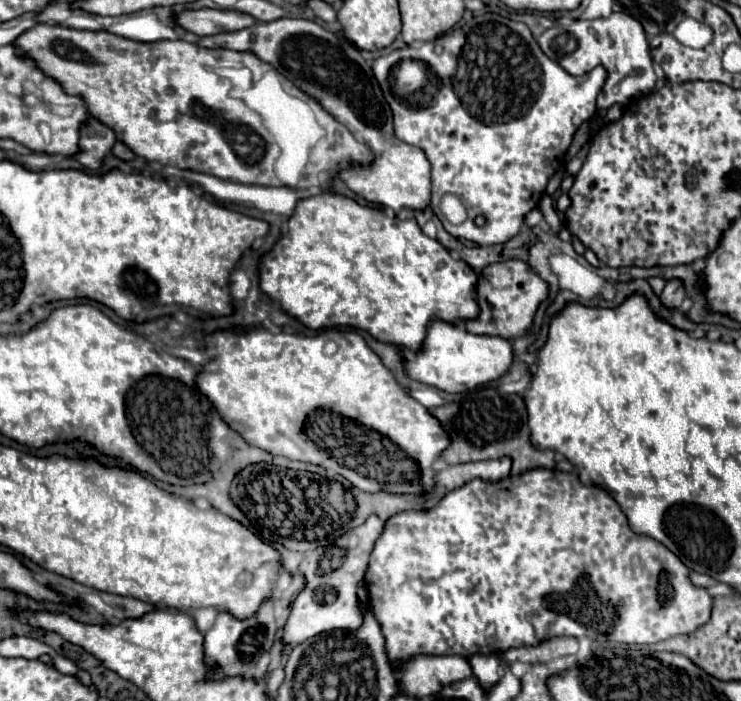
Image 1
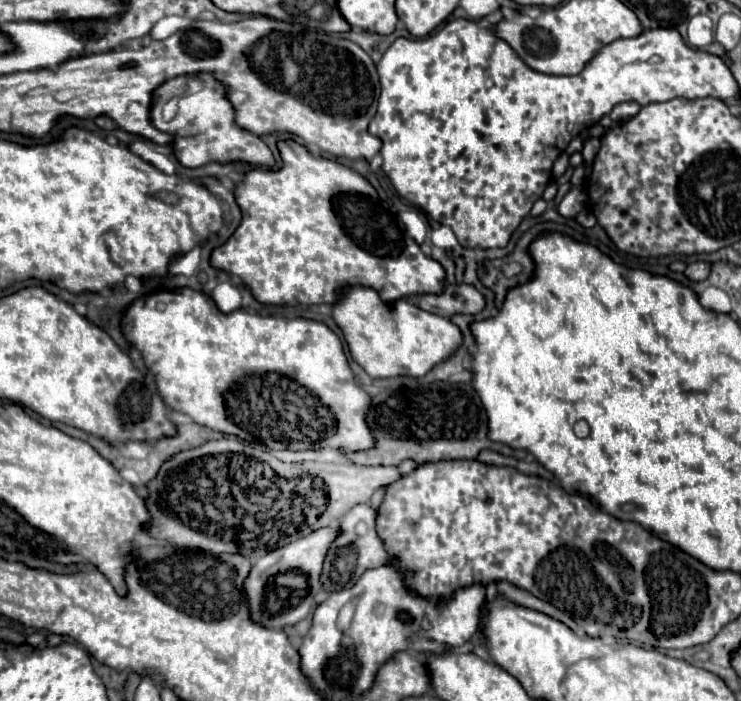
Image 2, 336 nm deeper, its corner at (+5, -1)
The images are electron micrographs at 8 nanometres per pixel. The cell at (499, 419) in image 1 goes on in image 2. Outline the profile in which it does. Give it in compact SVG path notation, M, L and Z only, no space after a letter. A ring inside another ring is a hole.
M412 380L408 386L392 394L386 394L386 390L382 390L380 394L372 396L366 424L372 430L374 446L360 452L340 450L340 454L354 464L396 464L404 458L410 458L418 464L438 460L462 460L476 458L480 450L486 448L504 456L526 456L524 450L514 450L506 444L492 442L486 436L486 412L482 410L482 402L470 384L456 384L446 380L420 384L420 380Z

